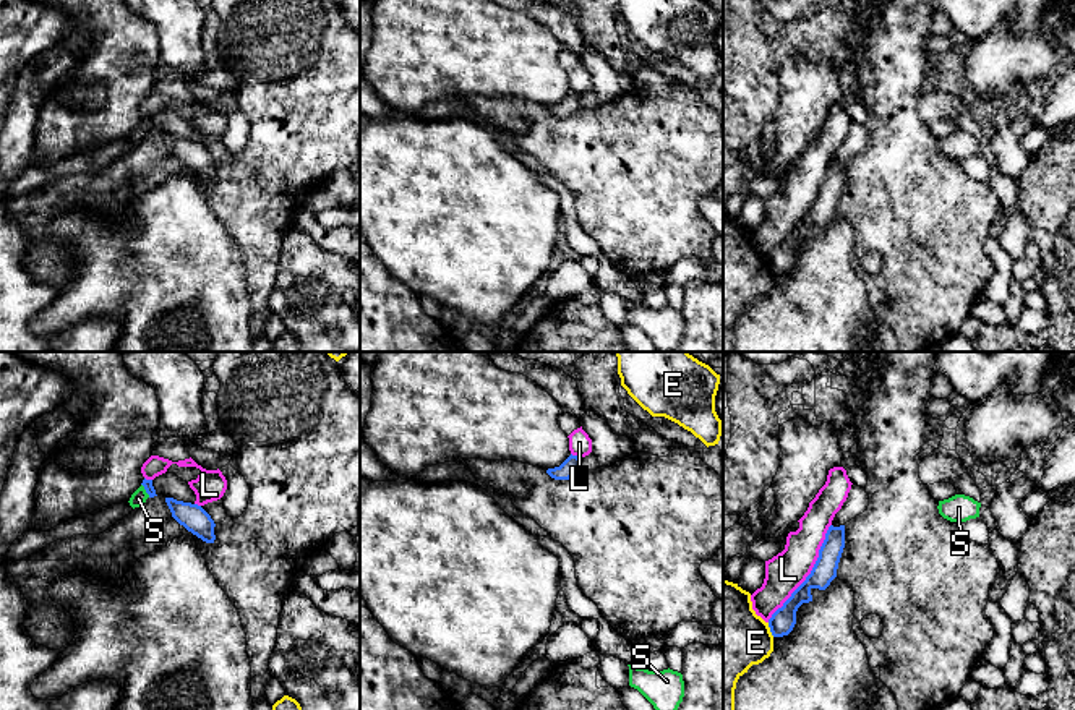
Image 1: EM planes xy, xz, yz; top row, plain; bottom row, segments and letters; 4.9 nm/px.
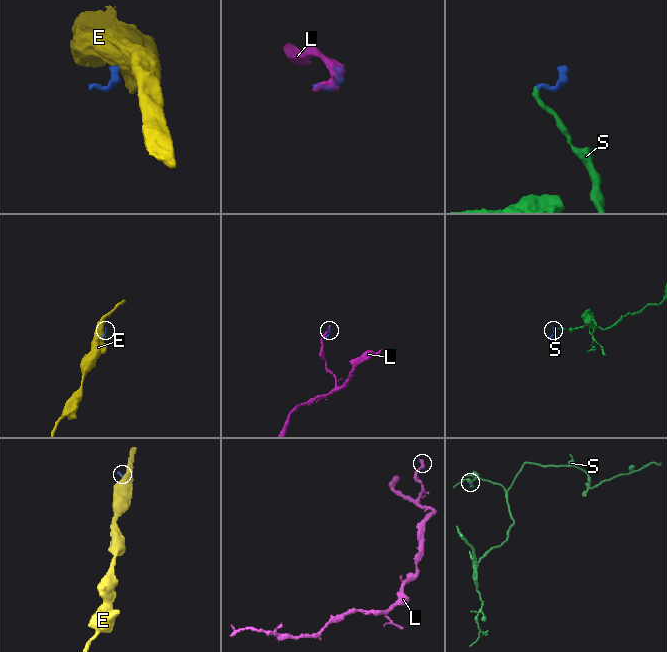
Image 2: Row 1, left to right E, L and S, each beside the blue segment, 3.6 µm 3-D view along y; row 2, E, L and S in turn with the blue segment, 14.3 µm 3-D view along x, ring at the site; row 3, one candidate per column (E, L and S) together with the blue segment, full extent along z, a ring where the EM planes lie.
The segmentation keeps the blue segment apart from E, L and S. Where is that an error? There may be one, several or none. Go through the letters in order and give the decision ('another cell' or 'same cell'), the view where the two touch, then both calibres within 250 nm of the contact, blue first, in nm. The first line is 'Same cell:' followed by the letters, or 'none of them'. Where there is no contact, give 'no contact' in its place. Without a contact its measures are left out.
Same cell: S
E: another cell; meets blue in yz; 120 nm thick on the blue side, 400 nm on the other
L: another cell; meets blue in yz; 120 nm thick on the blue side, 190 nm on the other
S: same cell; meets blue in xy; 50 nm thick on the blue side, 80 nm on the other

